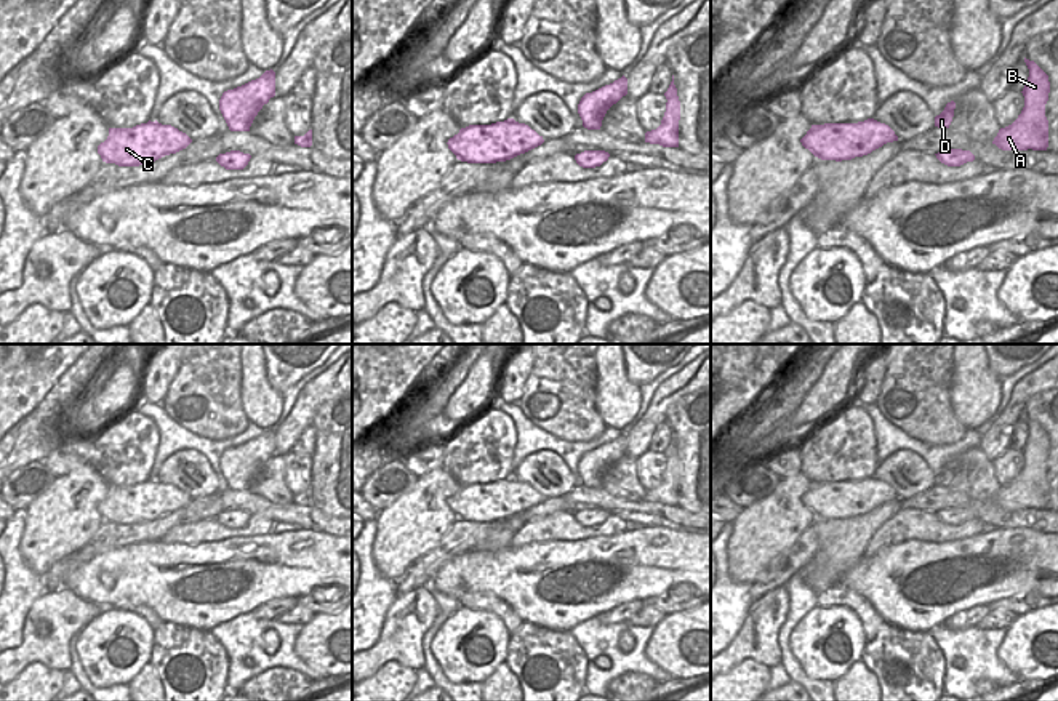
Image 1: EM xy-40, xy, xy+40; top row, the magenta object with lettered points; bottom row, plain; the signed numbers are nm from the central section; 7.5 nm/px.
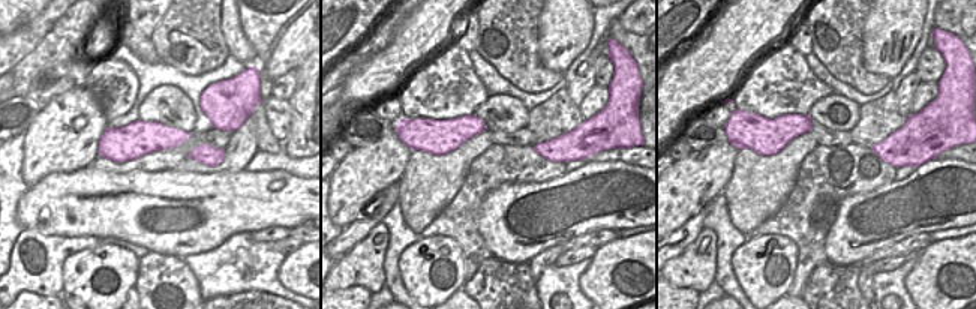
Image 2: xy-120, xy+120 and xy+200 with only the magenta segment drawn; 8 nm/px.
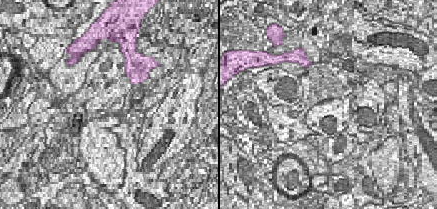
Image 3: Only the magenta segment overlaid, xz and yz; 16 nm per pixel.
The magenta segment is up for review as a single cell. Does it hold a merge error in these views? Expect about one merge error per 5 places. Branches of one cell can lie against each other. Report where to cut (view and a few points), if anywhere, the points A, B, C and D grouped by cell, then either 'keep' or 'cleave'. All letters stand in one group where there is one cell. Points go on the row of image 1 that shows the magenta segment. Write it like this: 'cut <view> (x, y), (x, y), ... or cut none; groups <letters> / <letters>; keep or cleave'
cut none; groups A B C D; keep

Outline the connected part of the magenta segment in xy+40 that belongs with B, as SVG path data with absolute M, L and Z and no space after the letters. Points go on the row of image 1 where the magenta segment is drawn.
M1024 58L1029 77L1023 88L1024 107L1018 118L1000 128L992 144L1002 150L1047 150L1048 147L1048 120L1045 104L1048 101L1048 75L1034 62Z

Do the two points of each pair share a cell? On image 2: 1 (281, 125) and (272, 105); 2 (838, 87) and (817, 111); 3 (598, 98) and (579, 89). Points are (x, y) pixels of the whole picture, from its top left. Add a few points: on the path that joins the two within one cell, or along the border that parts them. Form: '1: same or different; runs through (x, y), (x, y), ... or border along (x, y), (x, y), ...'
1: same; runs through (279, 120), (276, 110)
2: different; border along (834, 93), (841, 93), (859, 105)
3: different; border along (595, 84), (577, 105)

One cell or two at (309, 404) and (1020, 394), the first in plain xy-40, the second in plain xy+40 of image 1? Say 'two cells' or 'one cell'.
one cell

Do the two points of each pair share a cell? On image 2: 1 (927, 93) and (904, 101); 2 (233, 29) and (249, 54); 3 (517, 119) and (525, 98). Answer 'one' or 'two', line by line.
1: two
2: one
3: two

